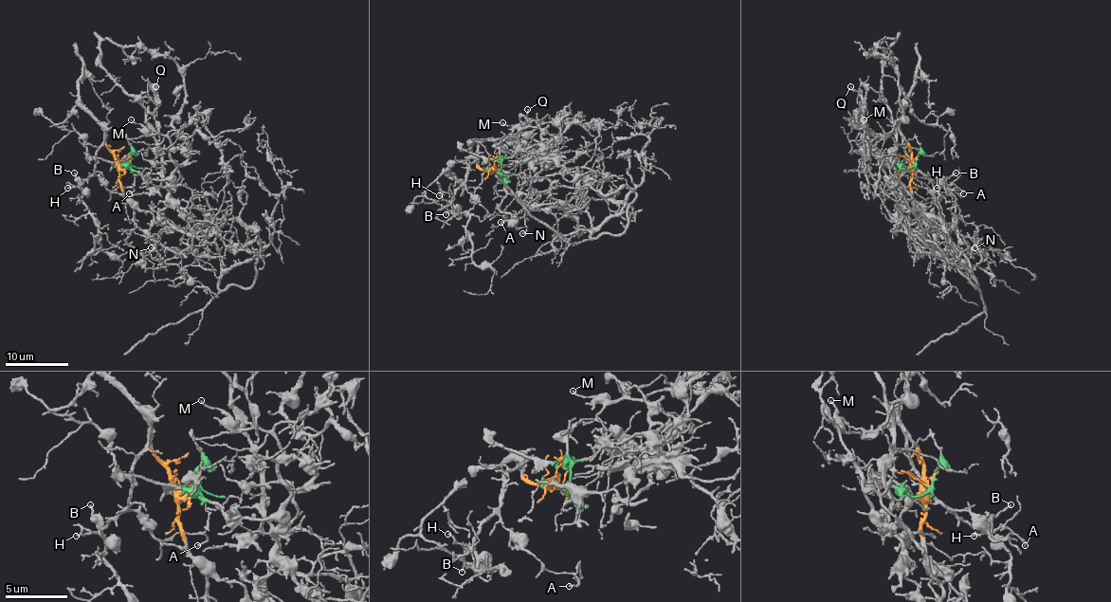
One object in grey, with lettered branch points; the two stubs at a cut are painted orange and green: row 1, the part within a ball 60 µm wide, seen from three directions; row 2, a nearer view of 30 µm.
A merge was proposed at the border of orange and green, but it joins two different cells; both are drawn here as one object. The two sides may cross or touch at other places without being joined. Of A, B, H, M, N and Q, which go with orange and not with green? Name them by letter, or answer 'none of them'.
A, B, H, N

